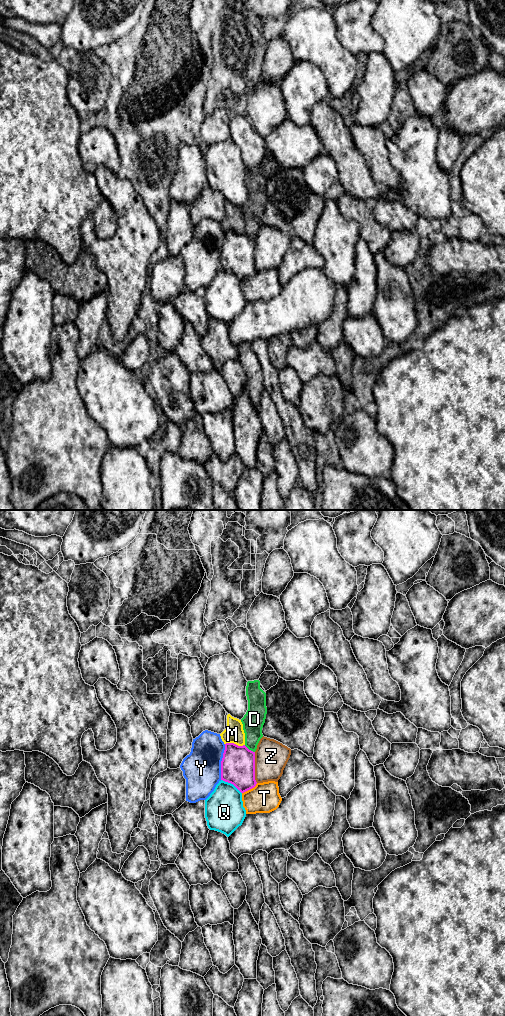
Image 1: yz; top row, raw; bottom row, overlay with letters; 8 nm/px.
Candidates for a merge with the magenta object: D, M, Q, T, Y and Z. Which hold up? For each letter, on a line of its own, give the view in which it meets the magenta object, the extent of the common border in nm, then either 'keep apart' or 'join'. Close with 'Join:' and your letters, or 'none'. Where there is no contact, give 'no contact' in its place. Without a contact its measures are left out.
D: contact in yz; length 110 nm; keep apart
M: contact in yz; length 160 nm; keep apart
Q: contact in yz; length 200 nm; keep apart
T: contact in yz; length 150 nm; keep apart
Y: contact in yz; length 300 nm; keep apart
Z: contact in yz; length 240 nm; keep apart
Join: none

